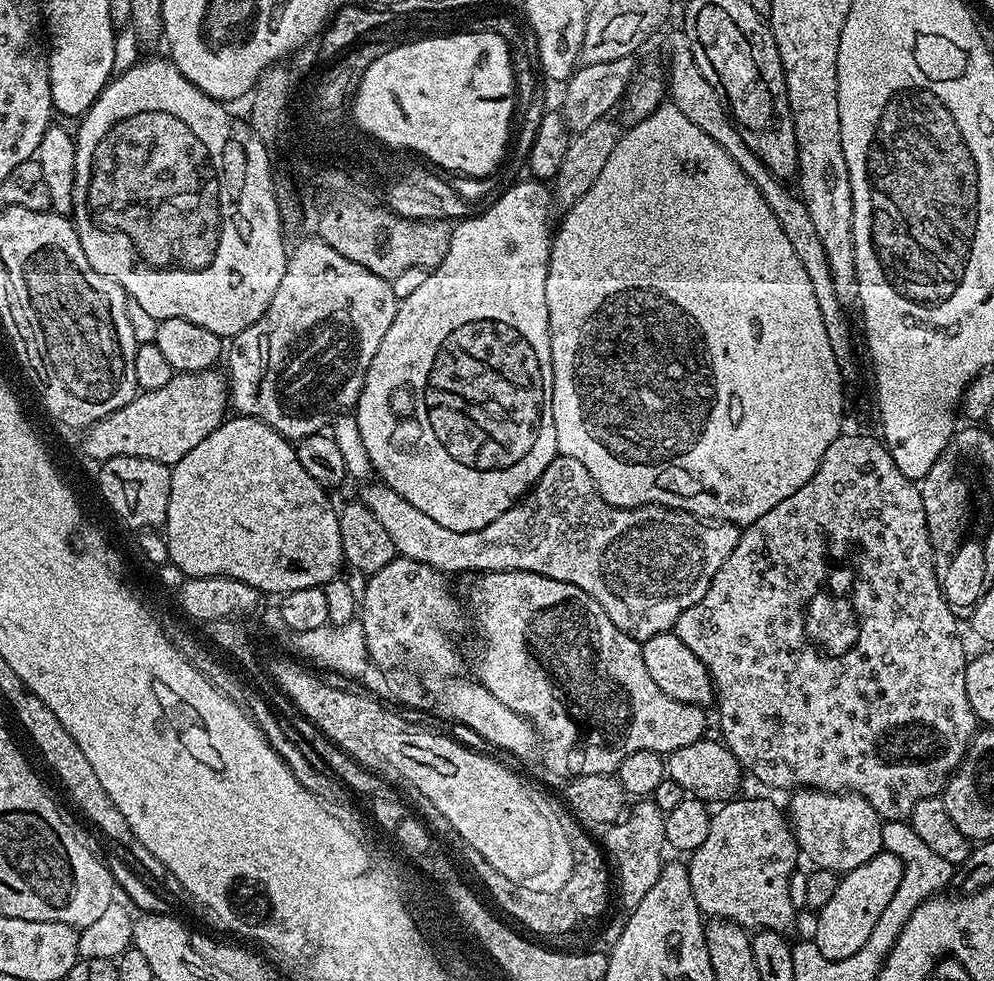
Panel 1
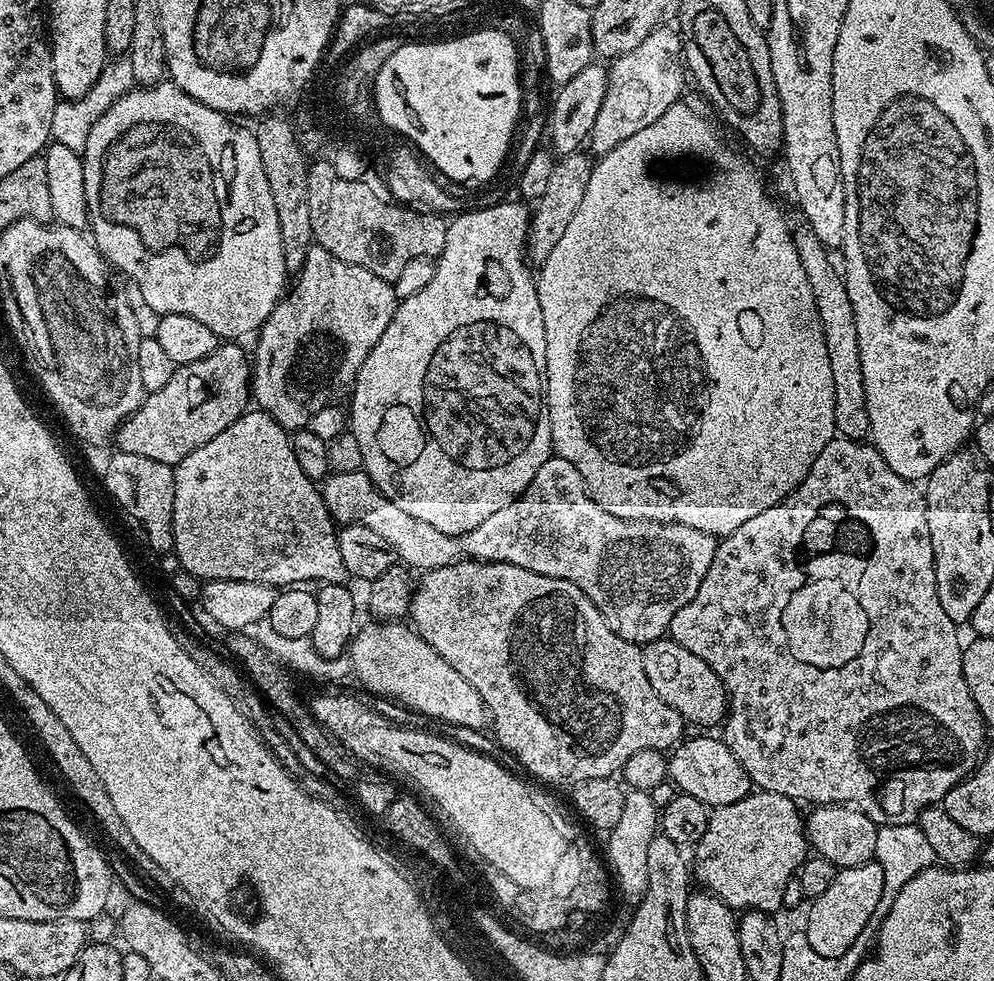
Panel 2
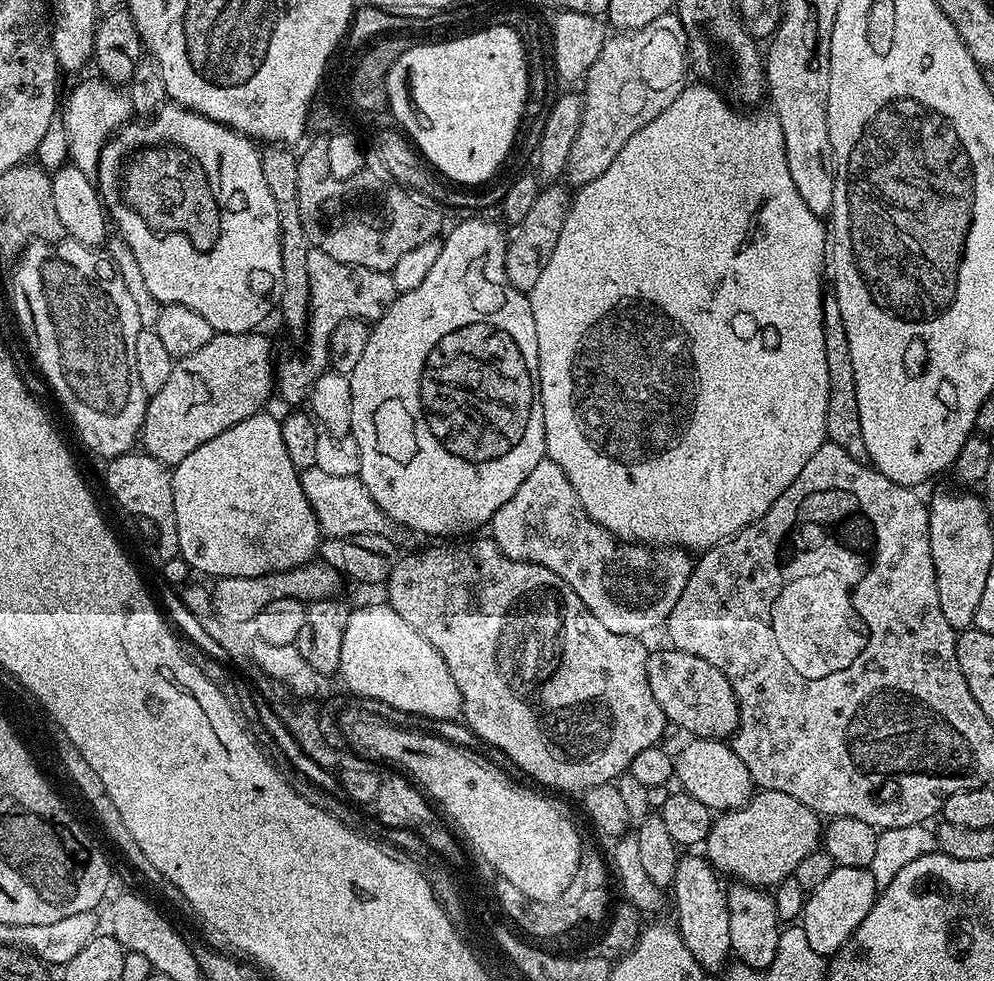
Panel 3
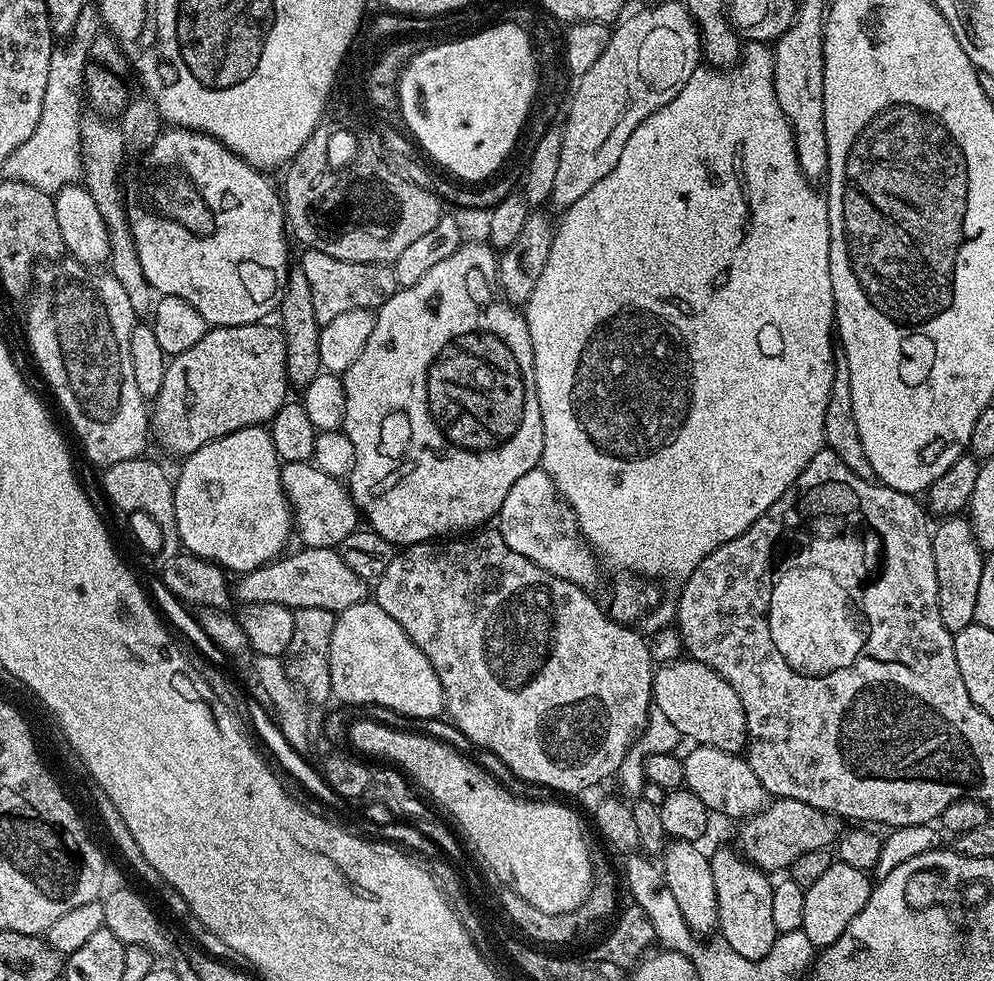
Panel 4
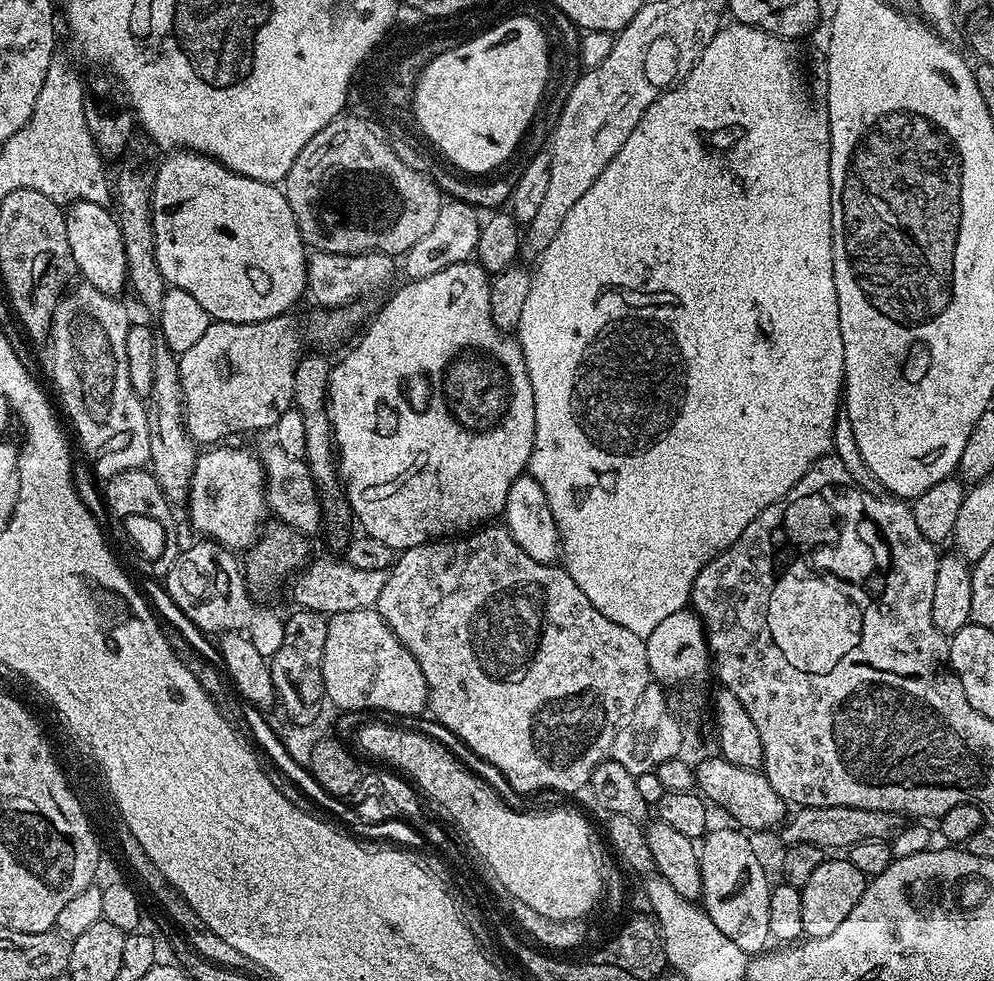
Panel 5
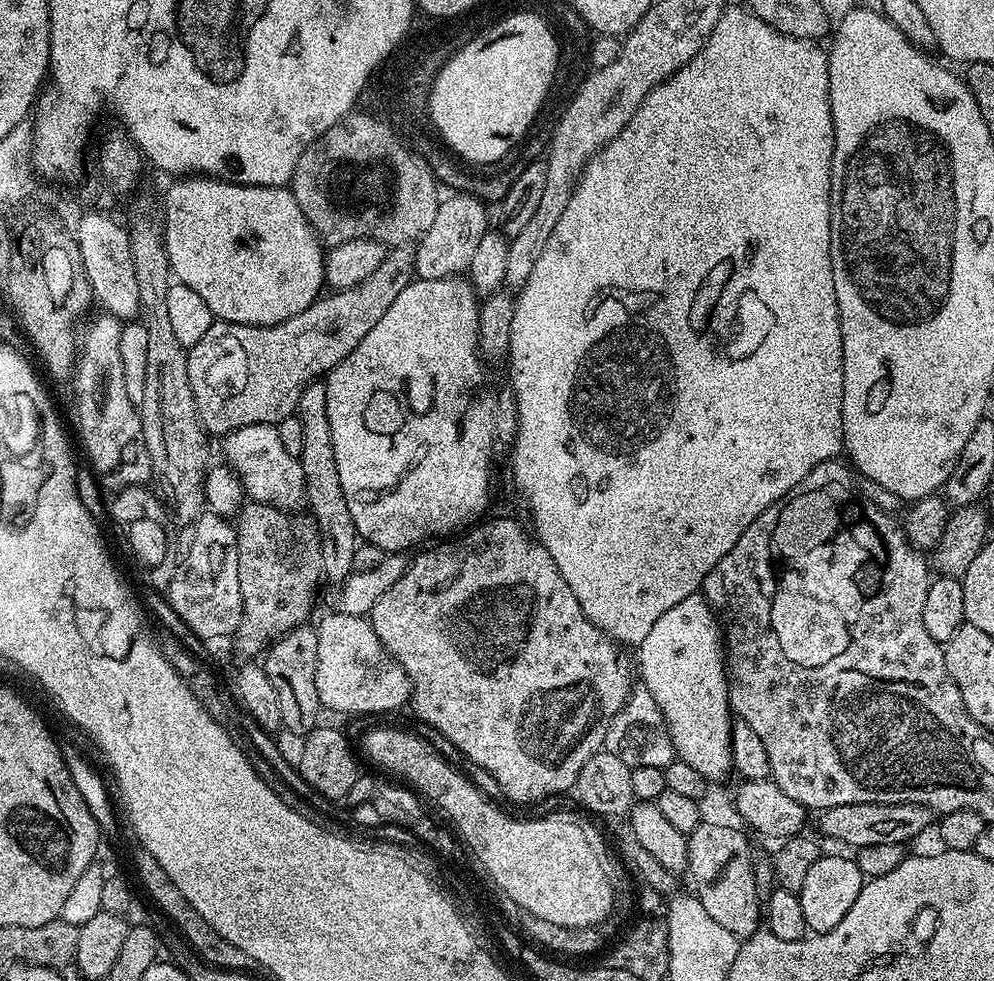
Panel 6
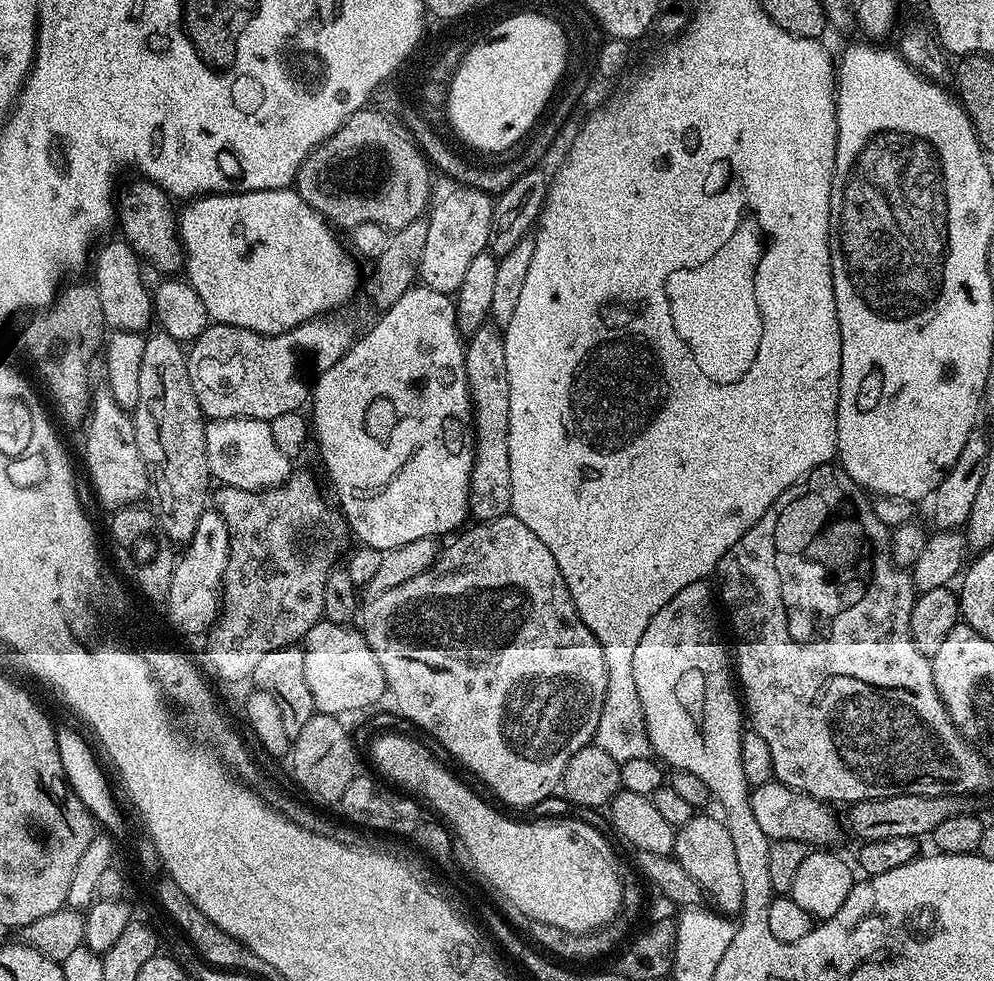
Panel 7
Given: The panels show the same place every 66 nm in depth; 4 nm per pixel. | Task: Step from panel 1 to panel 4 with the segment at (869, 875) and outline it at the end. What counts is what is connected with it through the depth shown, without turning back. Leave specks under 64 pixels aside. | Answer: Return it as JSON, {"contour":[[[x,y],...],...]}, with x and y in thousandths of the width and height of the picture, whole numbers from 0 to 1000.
{"contour":[[[839,879],[828,888],[823,894],[823,899],[819,903],[809,906],[810,923],[808,925],[806,946],[809,947],[811,956],[815,956],[818,967],[828,968],[834,966],[859,940],[863,928],[871,924],[879,904],[873,889],[863,887],[859,883],[851,883],[844,879]]]}

